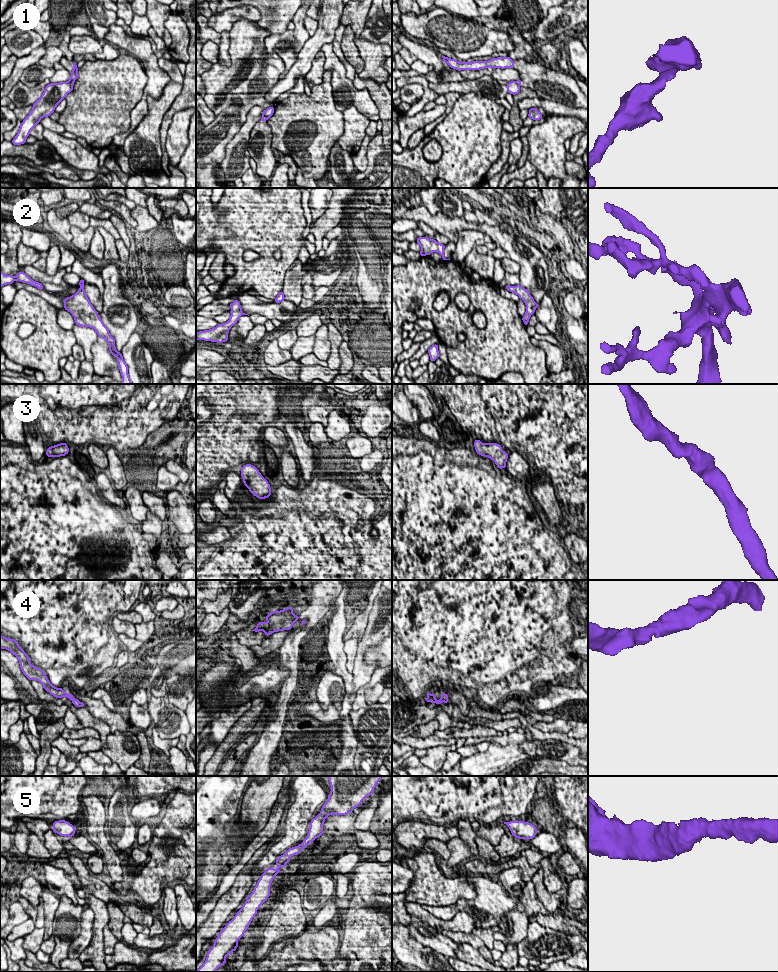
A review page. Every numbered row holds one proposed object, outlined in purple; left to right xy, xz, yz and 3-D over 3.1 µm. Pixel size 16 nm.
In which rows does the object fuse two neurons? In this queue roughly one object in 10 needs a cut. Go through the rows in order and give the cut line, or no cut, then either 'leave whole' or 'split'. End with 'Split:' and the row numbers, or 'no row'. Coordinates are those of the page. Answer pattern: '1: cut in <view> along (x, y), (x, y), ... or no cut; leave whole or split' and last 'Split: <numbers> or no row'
1: cut in xy along (73, 80), (67, 82); split
2: no cut; leave whole
3: no cut; leave whole
4: no cut; leave whole
5: no cut; leave whole
Split: 1

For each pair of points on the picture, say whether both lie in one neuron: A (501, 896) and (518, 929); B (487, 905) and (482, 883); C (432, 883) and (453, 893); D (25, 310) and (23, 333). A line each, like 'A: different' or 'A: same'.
A: different
B: same
C: same
D: different

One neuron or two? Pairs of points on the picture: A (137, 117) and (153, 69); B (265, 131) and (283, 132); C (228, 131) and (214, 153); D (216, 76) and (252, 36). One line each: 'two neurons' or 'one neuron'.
A: one neuron
B: two neurons
C: one neuron
D: one neuron

